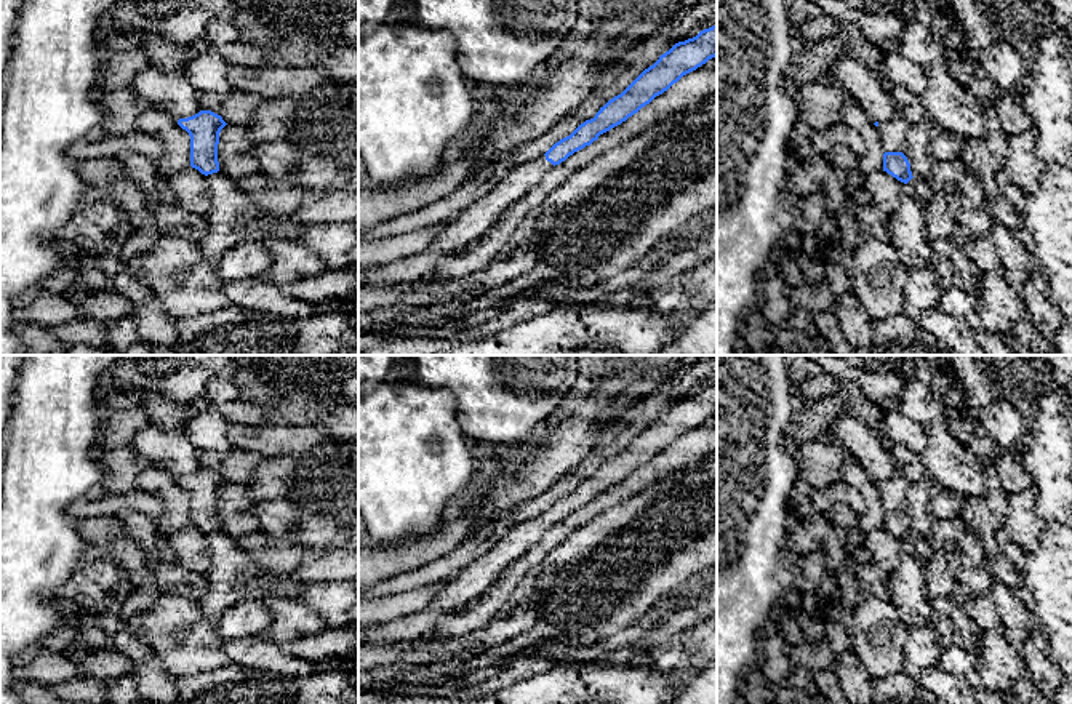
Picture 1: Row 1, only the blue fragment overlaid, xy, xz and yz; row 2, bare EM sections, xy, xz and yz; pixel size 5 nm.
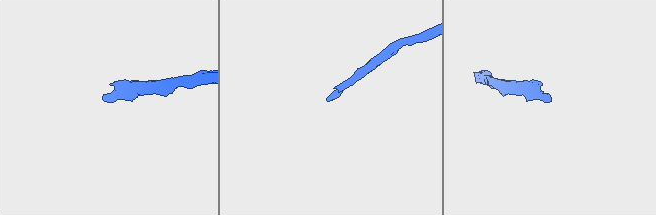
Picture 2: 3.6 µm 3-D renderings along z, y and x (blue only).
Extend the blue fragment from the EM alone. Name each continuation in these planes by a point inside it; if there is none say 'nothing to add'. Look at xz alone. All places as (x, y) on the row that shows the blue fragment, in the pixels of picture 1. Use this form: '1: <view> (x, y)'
1: xz (471, 224)

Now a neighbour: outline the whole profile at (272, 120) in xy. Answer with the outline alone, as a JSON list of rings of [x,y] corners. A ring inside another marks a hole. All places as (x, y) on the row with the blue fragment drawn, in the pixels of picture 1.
[[[294,98],[264,99],[246,125],[256,142],[272,142],[285,139],[291,133],[291,118],[298,107]]]

